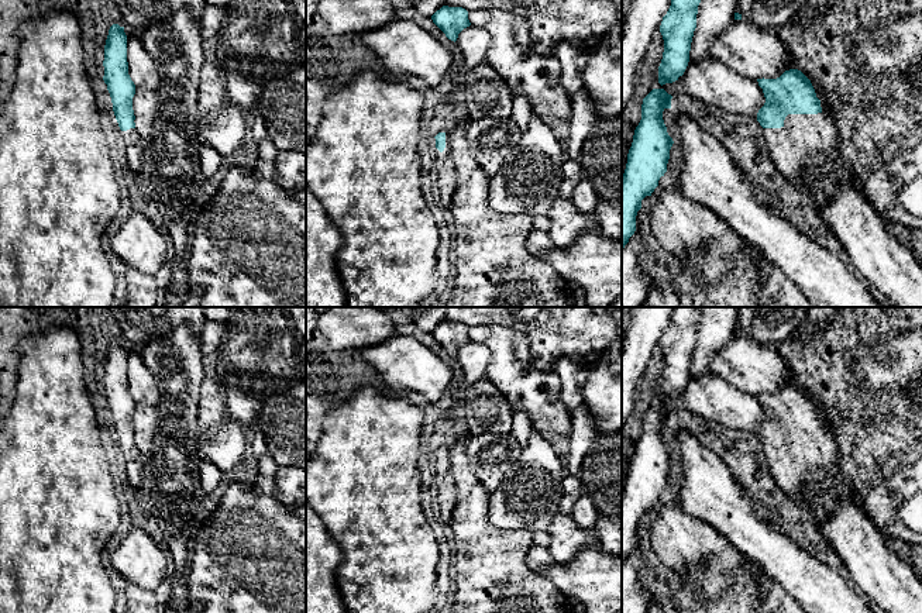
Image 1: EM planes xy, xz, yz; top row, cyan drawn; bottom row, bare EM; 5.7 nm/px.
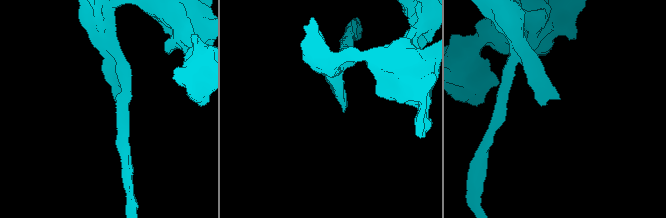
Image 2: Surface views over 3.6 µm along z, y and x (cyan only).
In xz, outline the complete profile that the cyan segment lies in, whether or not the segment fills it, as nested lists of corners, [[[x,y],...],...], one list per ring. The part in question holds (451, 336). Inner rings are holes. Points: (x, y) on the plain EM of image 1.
[[[443,321],[431,331],[431,335],[454,358],[458,349],[471,341],[468,327],[462,323]]]

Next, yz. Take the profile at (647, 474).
[[[653,404],[643,414],[641,435],[634,445],[622,490],[622,565],[636,547],[641,516],[651,512],[660,493],[667,488],[674,457],[667,448],[663,427],[671,424],[671,414],[664,404]]]

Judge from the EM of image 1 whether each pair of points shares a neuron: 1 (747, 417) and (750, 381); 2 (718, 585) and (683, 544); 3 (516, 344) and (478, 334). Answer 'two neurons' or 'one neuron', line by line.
1: two neurons
2: one neuron
3: one neuron

